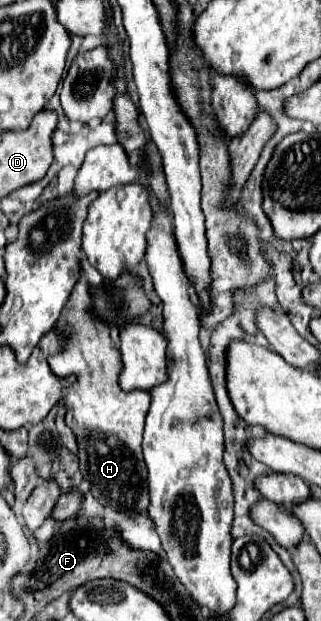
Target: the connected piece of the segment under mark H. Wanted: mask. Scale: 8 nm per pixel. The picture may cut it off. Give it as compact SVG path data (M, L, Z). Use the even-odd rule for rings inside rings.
M82 274L80 282L74 286L72 296L62 310L62 316L58 318L58 330L68 332L68 340L64 344L64 350L56 356L50 356L50 368L58 378L66 378L74 374L76 386L68 388L66 394L66 424L74 430L76 440L78 440L78 458L80 458L80 470L82 476L90 482L90 492L102 506L110 506L116 512L122 514L138 514L146 512L150 504L150 494L148 494L148 478L146 478L146 464L142 458L142 428L144 428L144 418L150 408L150 394L144 390L132 390L124 392L120 390L120 372L122 372L122 358L120 352L112 346L110 340L110 330L104 322L100 322L92 312L90 312L90 286L86 284L86 278Z

